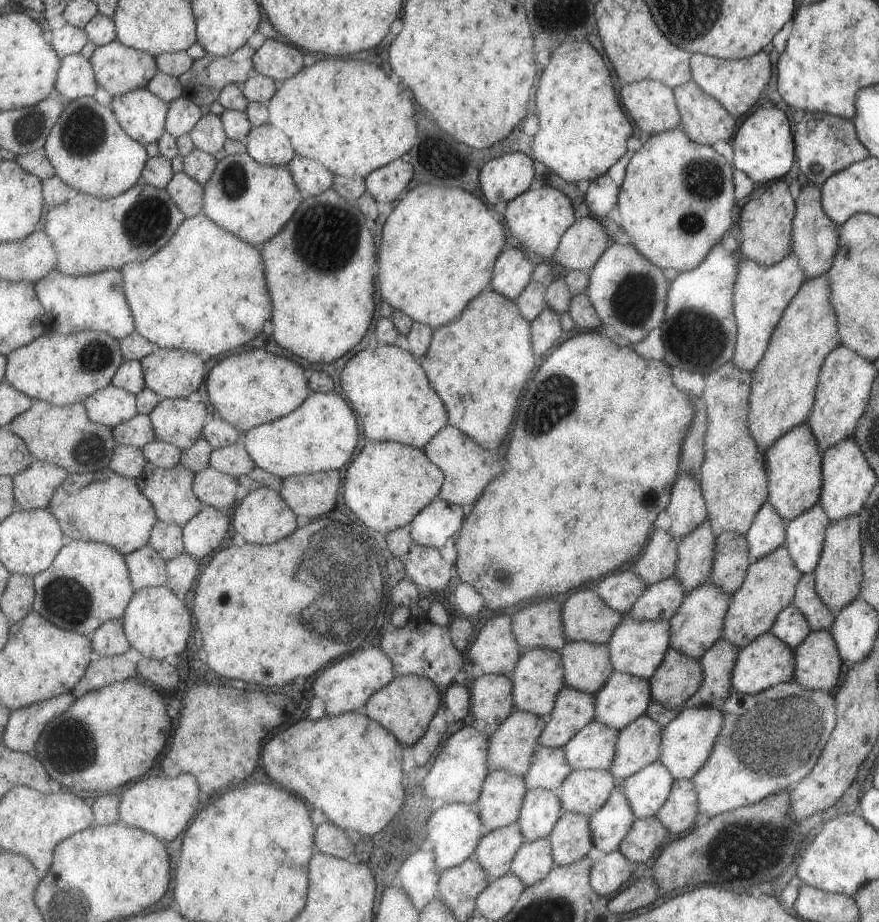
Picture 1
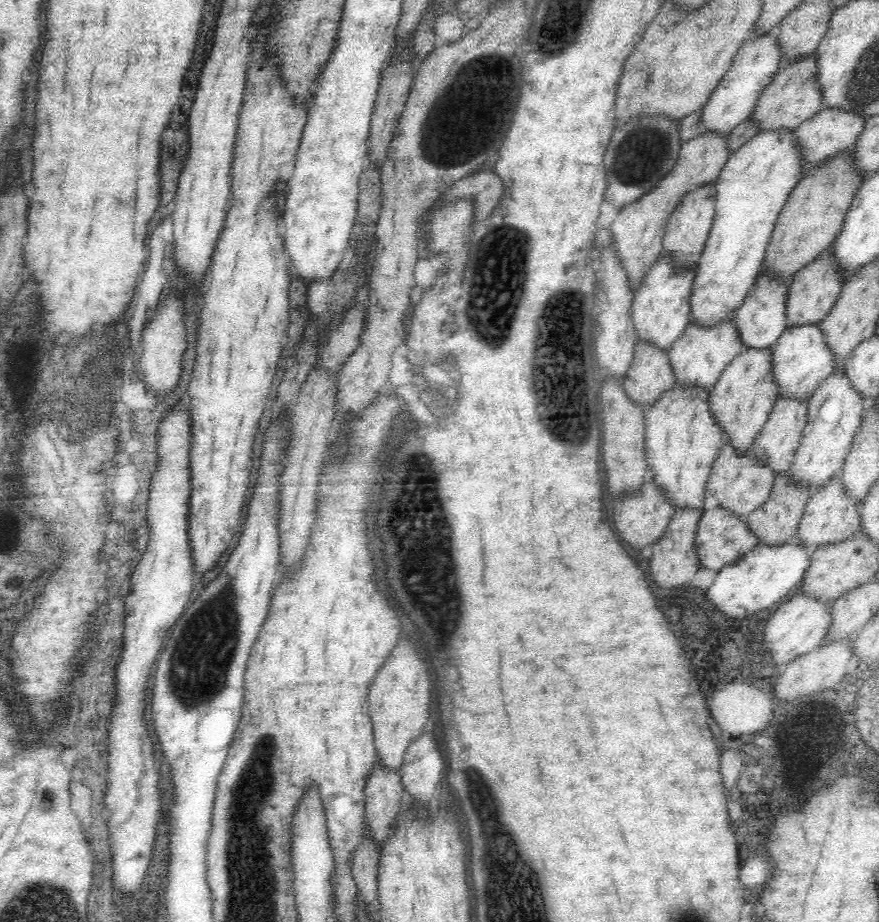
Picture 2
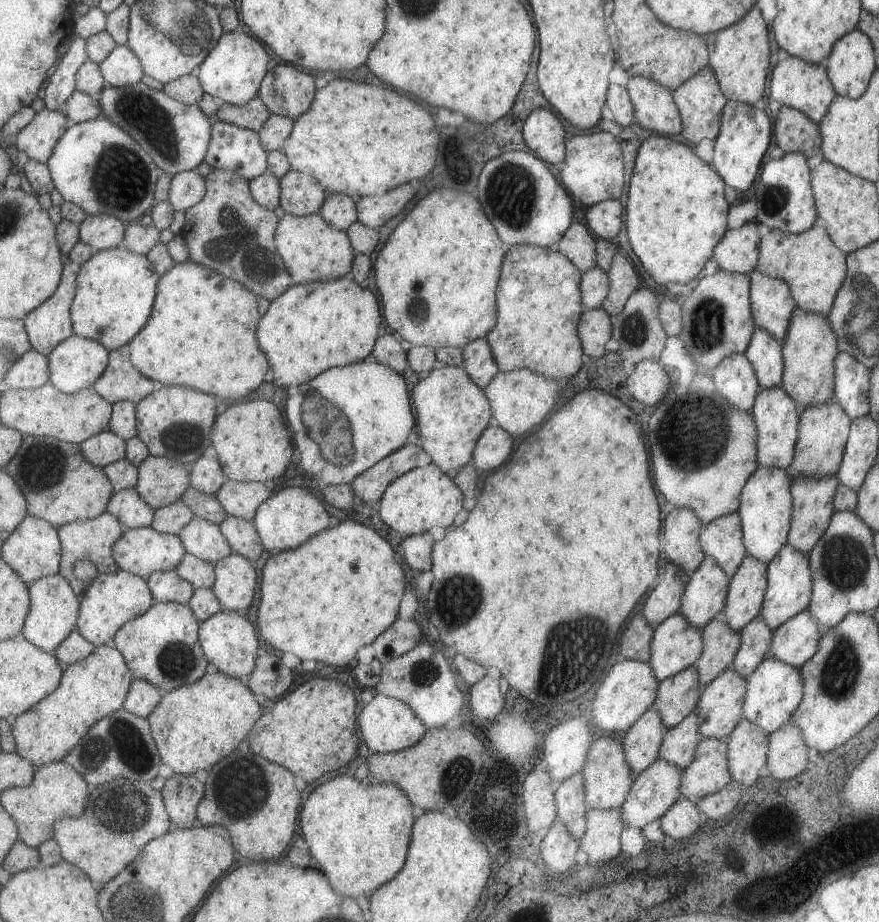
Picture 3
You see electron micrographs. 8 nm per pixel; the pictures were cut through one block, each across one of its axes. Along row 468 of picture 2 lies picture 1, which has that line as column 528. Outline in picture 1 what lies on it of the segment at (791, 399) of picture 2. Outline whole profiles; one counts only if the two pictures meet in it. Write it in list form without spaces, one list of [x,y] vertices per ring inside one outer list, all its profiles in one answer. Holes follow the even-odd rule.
[[[541,746],[535,755],[531,770],[526,774],[526,783],[529,789],[547,789],[560,794],[565,779],[574,771],[568,759],[565,747]]]

